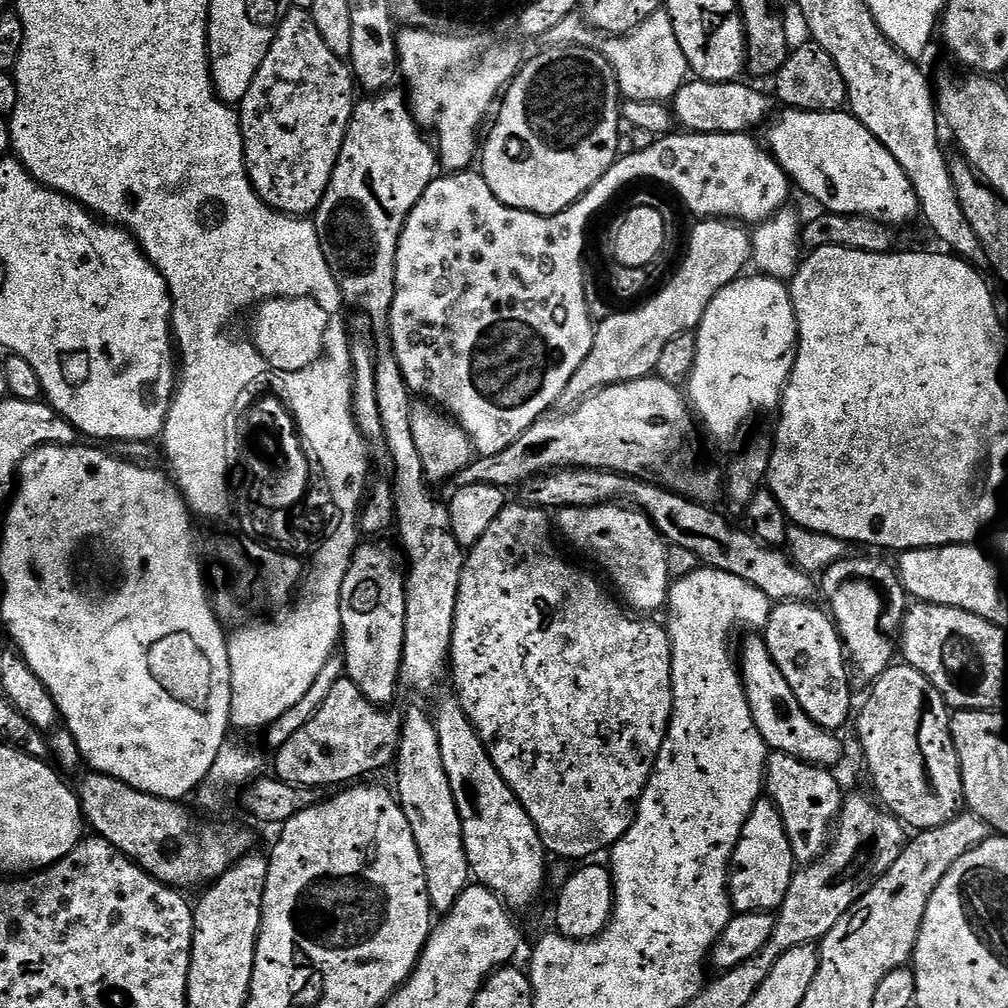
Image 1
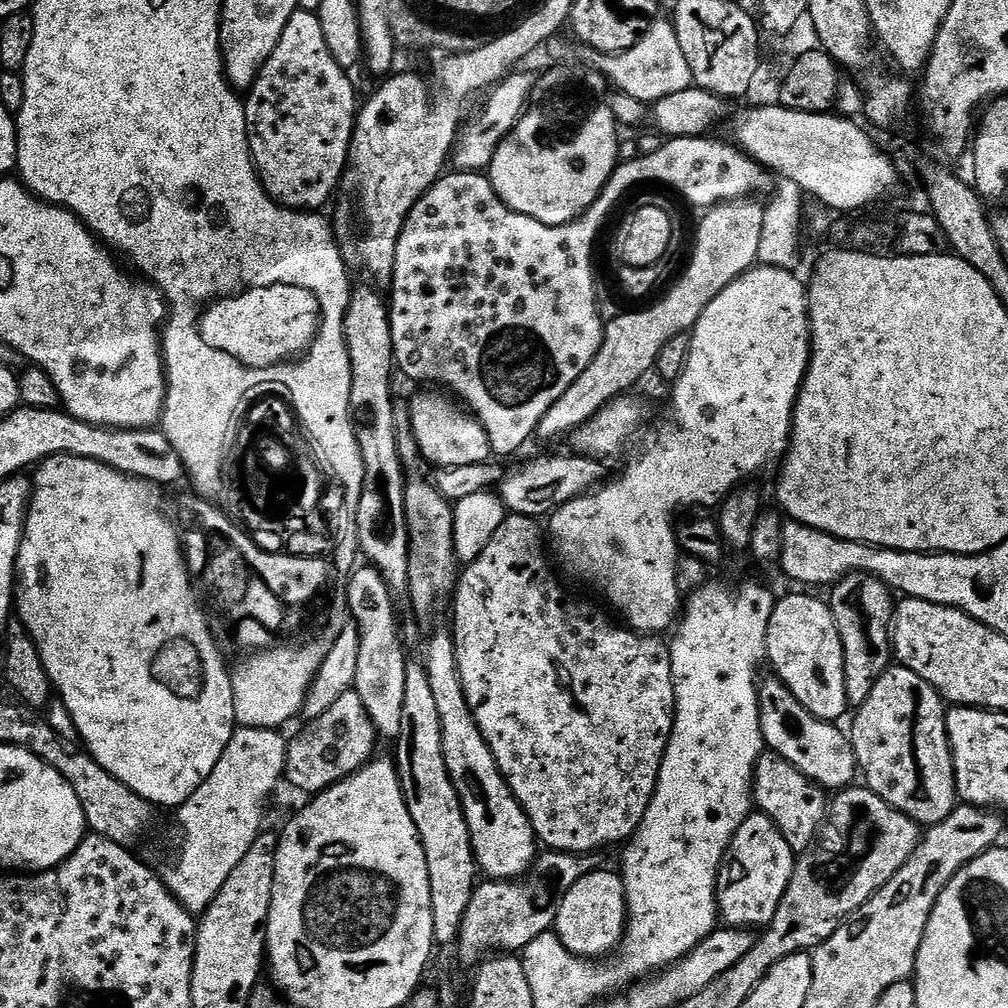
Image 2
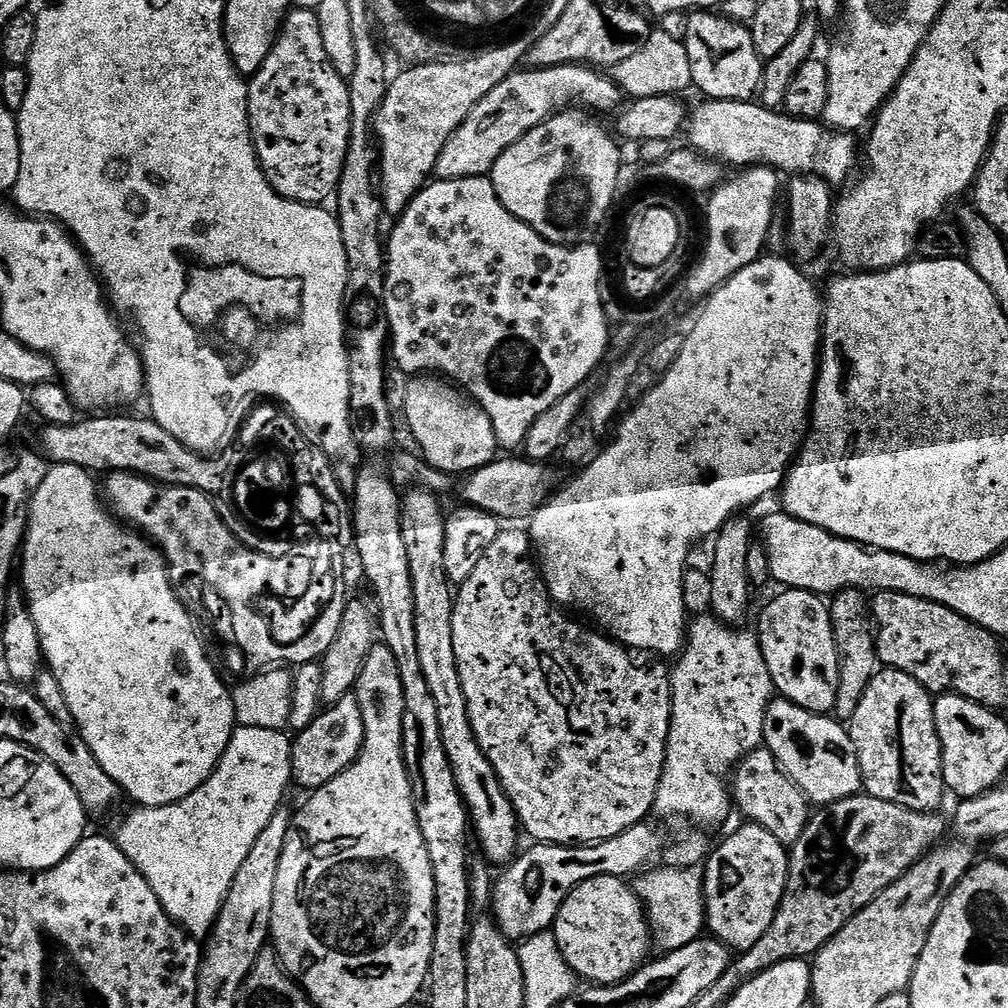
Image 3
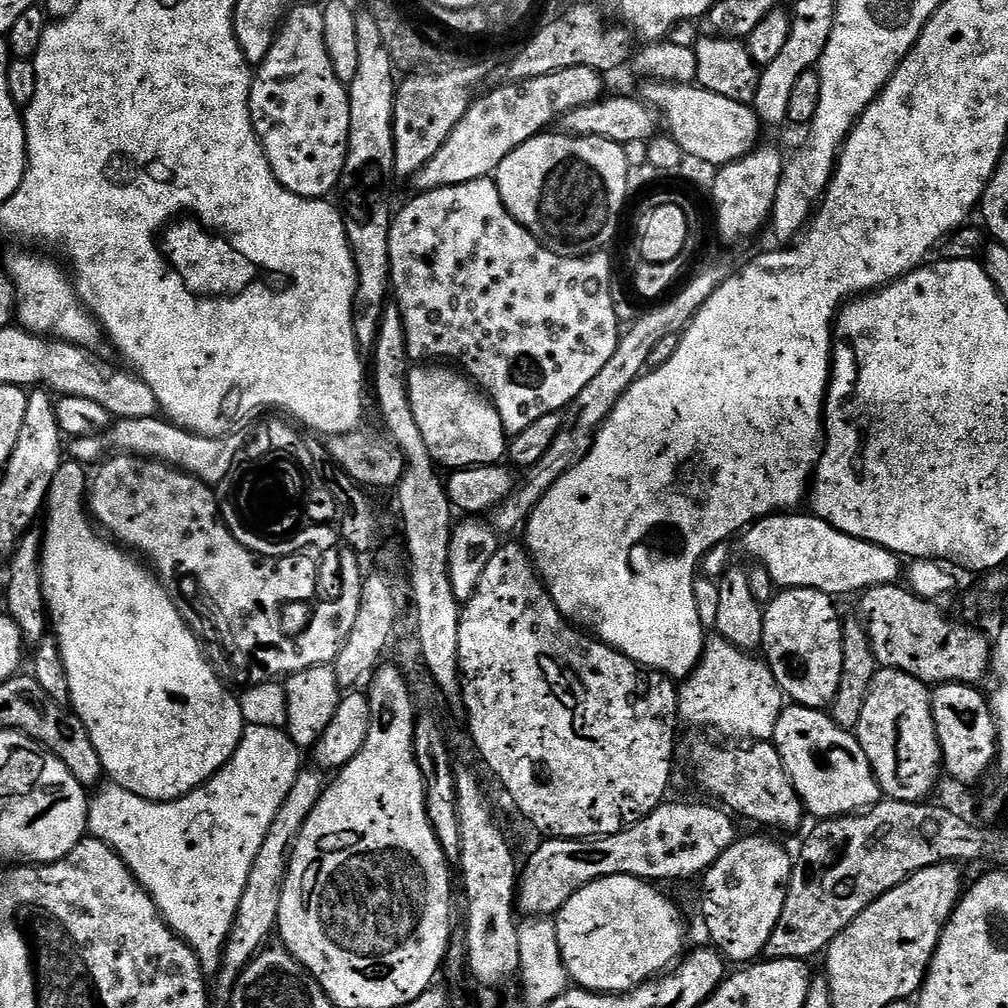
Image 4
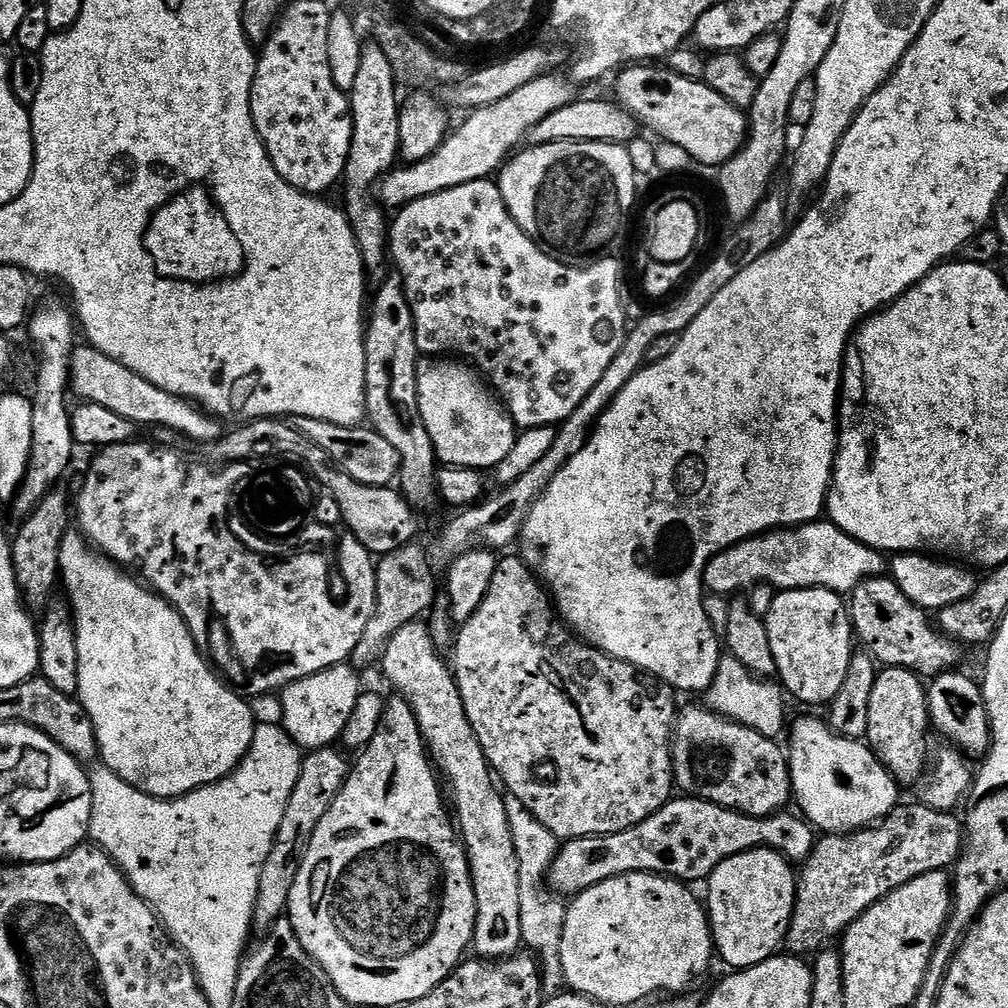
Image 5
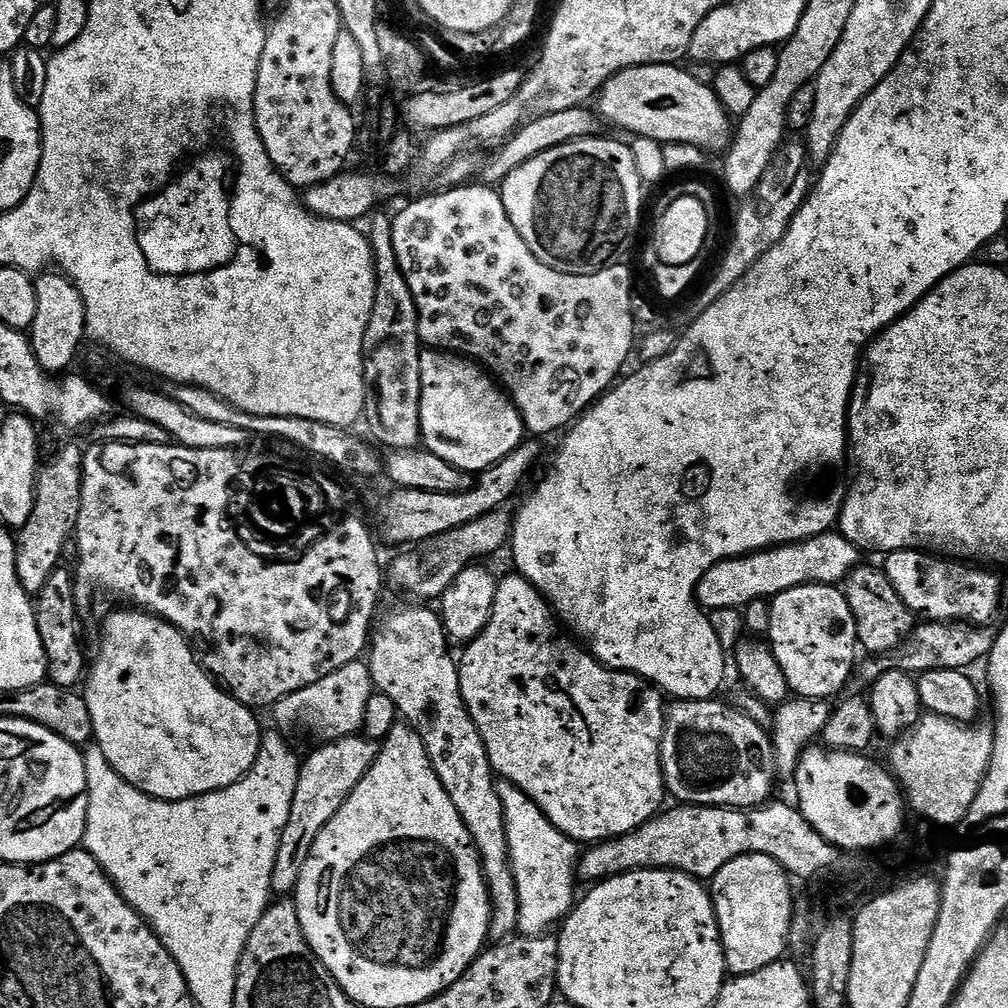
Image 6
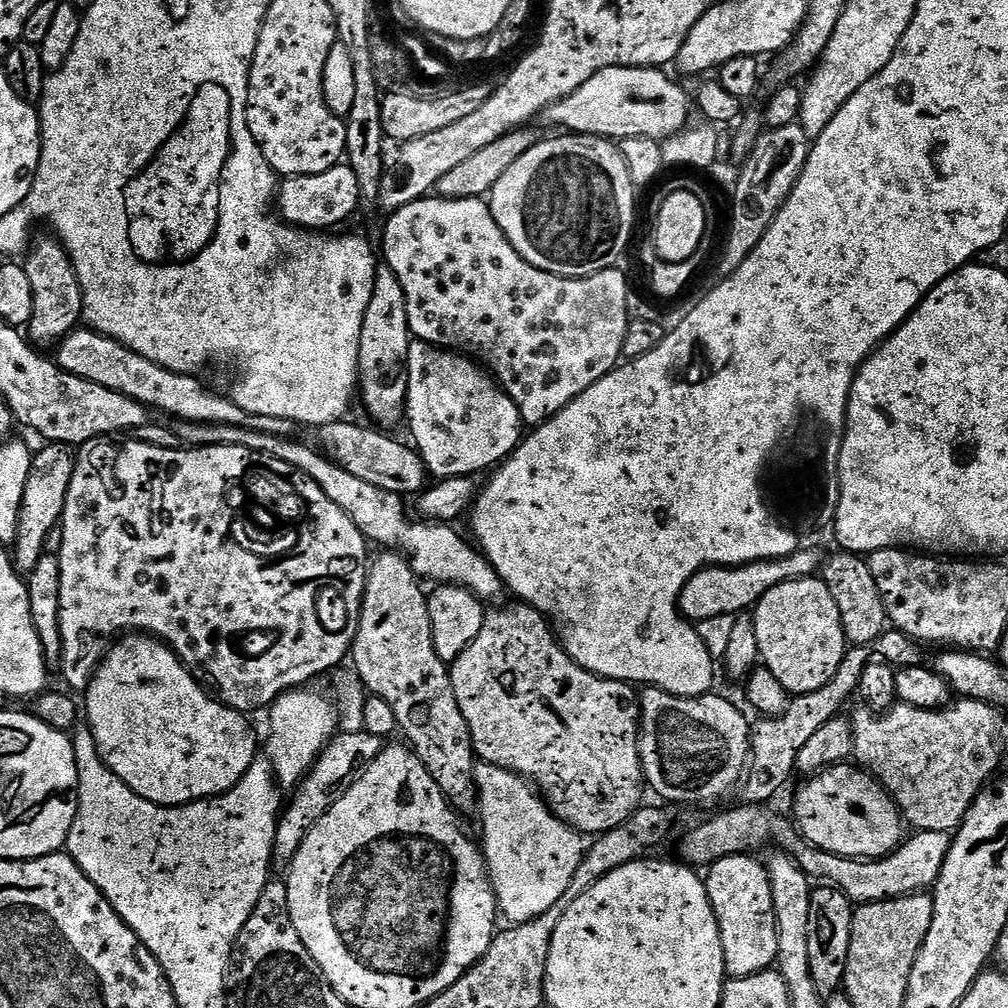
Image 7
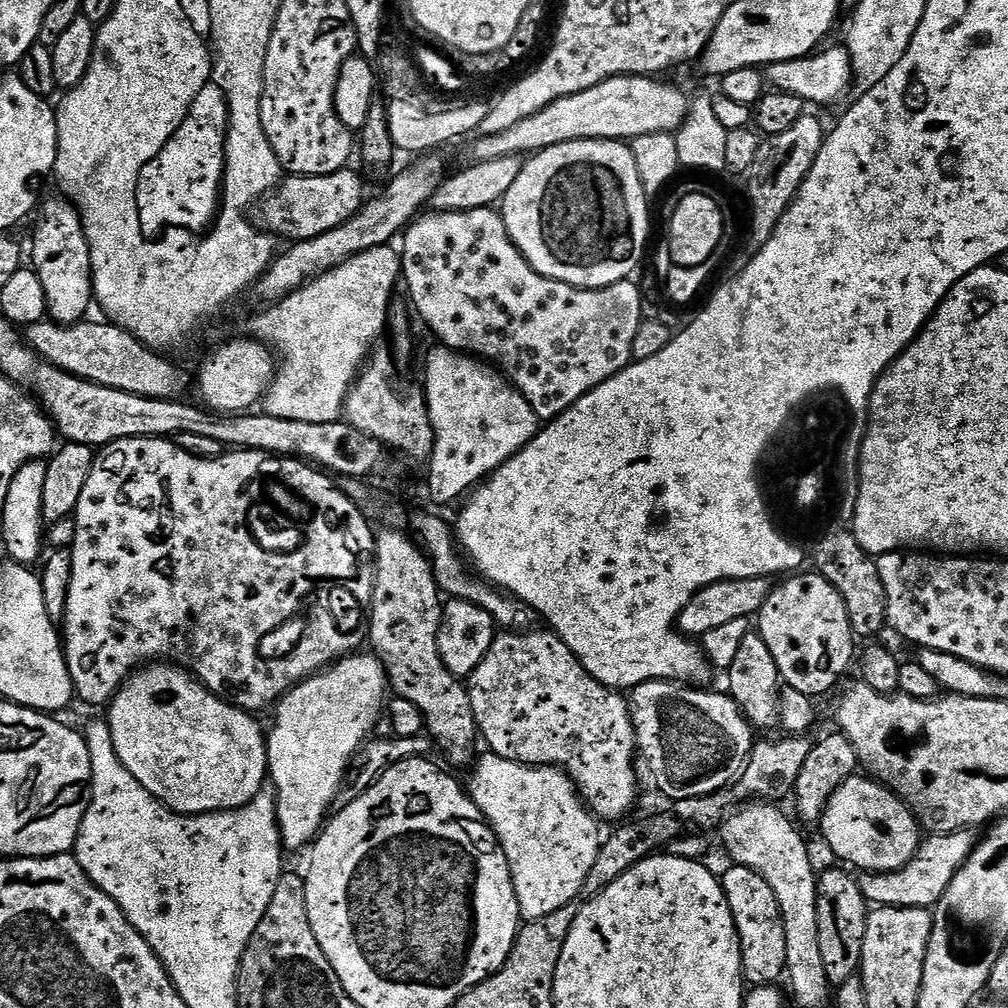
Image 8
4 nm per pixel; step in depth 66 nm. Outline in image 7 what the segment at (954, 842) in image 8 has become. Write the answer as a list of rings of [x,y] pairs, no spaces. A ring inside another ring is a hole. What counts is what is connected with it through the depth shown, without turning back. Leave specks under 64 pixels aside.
[[[747,802],[741,803],[741,805],[741,808],[732,808],[729,812],[718,813],[713,820],[706,821],[705,819],[698,824],[696,829],[683,836],[679,841],[679,859],[689,866],[701,866],[700,864],[711,866],[727,856],[748,854],[756,850],[752,848],[764,848],[768,843],[776,844],[772,846],[794,857],[796,863],[808,875],[809,880],[813,882],[827,882],[831,887],[839,888],[841,892],[844,892],[852,899],[853,905],[859,906],[862,904],[873,904],[879,900],[896,900],[899,896],[920,894],[925,890],[931,889],[936,881],[939,880],[940,871],[944,868],[948,852],[952,848],[953,837],[949,833],[917,831],[915,834],[912,834],[916,836],[909,835],[891,856],[881,856],[879,860],[861,860],[855,856],[835,856],[832,852],[828,852],[824,848],[817,848],[815,844],[805,839],[798,831],[797,825],[793,821],[792,825],[786,817],[779,816],[772,809],[774,807]]]

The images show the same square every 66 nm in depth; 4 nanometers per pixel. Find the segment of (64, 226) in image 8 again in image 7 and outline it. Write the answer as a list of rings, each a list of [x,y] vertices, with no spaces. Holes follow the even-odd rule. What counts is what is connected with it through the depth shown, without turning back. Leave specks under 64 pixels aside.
[[[59,239],[44,240],[36,249],[27,253],[28,261],[23,265],[26,274],[34,286],[34,304],[36,310],[30,325],[40,340],[63,341],[71,332],[77,331],[85,319],[84,287],[76,273],[76,266],[67,249]],[[33,251],[33,252],[32,252]],[[32,252],[32,253],[31,253]],[[81,320],[81,321],[80,321]]]

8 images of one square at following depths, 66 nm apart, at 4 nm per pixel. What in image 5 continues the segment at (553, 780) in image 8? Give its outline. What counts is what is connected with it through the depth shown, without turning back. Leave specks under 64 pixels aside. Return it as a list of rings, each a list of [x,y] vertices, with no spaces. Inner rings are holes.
[[[509,795],[505,799],[506,818],[510,822],[510,834],[514,840],[514,850],[520,867],[520,921],[522,922],[522,941],[528,944],[539,963],[543,975],[543,991],[548,994],[556,994],[565,987],[564,971],[560,961],[560,932],[564,928],[564,914],[566,904],[563,899],[554,895],[546,887],[546,877],[552,859],[558,851],[558,841],[554,833],[546,830],[542,822],[538,822],[522,806],[518,798]]]

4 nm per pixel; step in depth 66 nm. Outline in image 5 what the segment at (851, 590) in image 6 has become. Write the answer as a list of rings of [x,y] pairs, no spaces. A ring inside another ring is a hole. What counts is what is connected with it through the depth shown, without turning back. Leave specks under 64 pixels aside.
[[[887,575],[871,576],[870,579],[862,581],[858,587],[853,588],[850,593],[848,614],[852,617],[852,630],[857,641],[864,643],[863,651],[876,661],[877,665],[888,668],[908,669],[916,673],[920,678],[931,678],[939,676],[957,667],[960,660],[961,645],[951,641],[943,632],[937,630],[928,621],[929,613],[910,602],[906,594]]]

